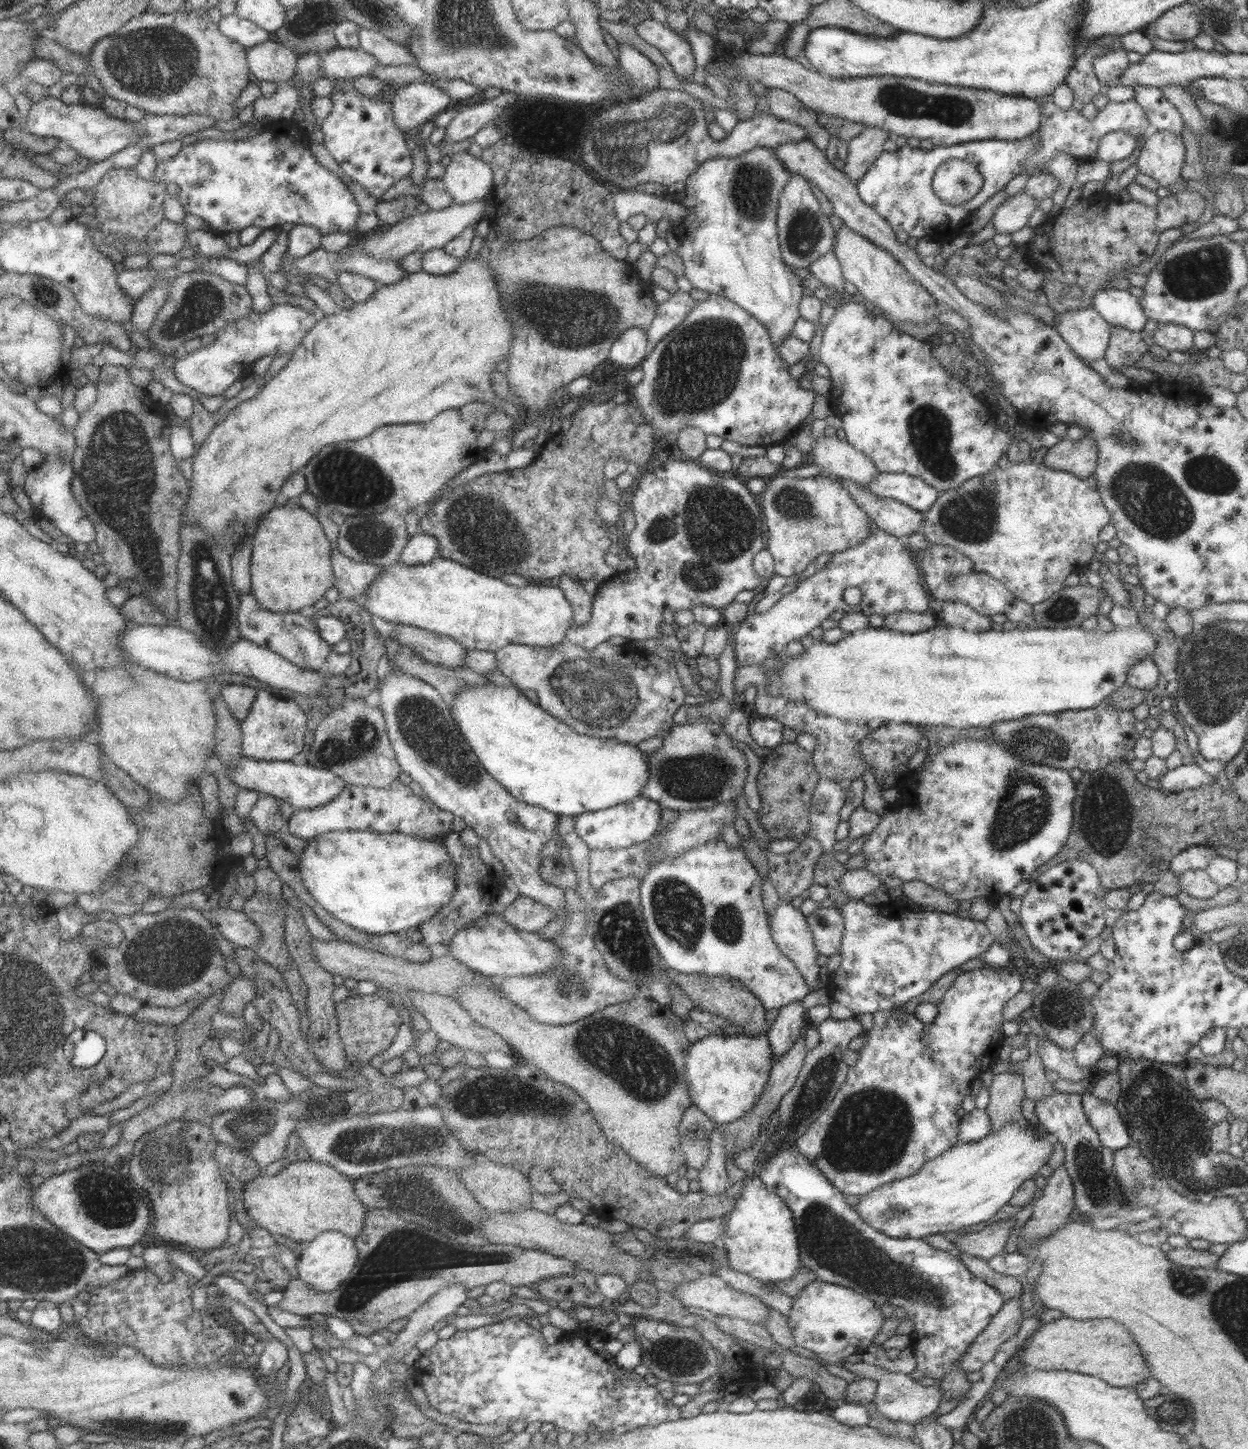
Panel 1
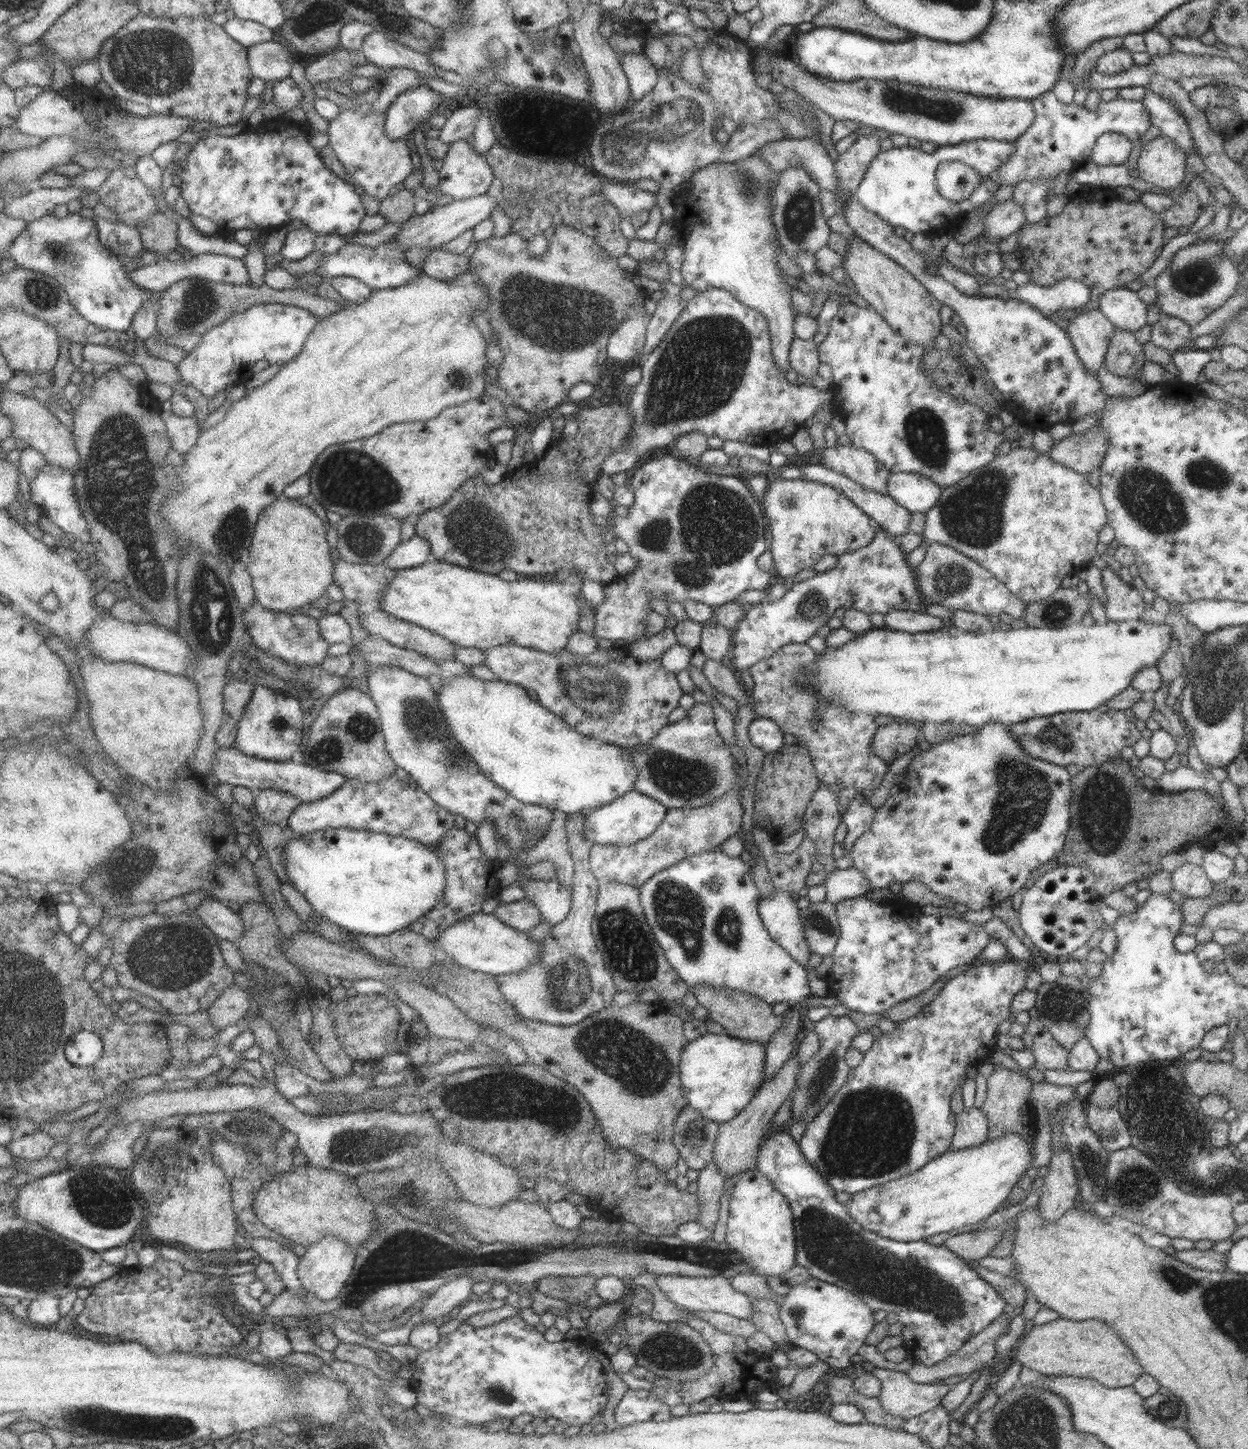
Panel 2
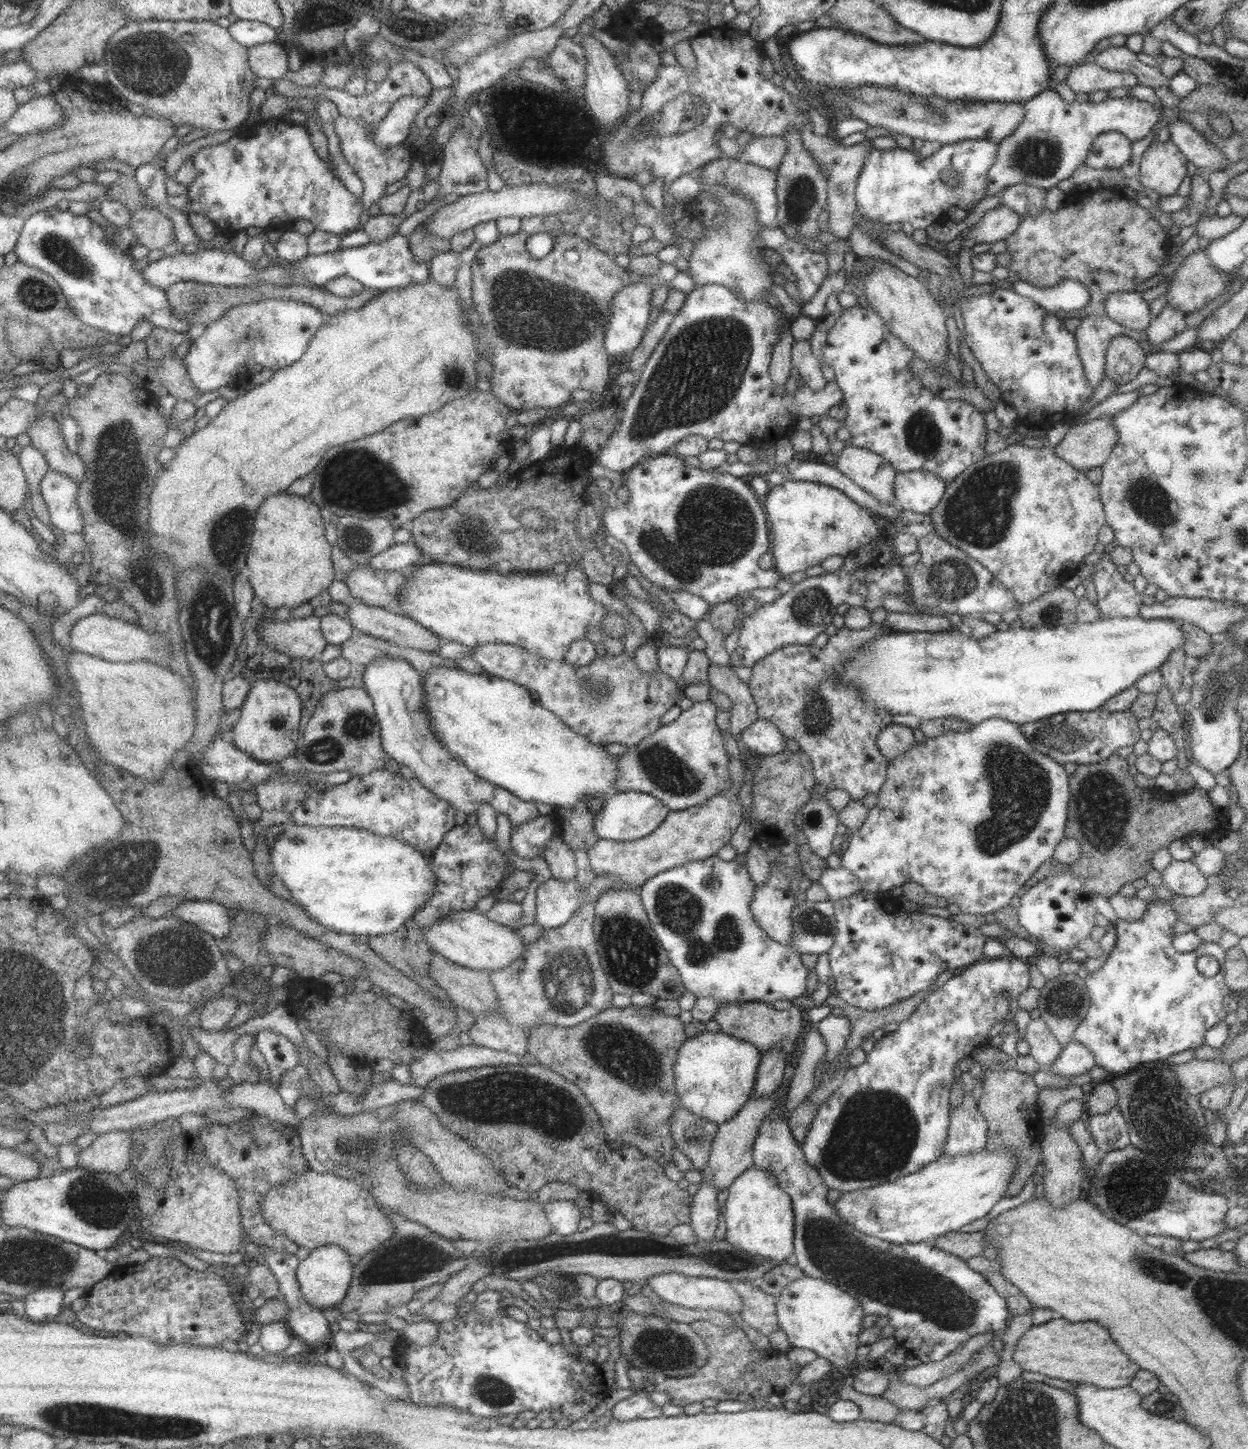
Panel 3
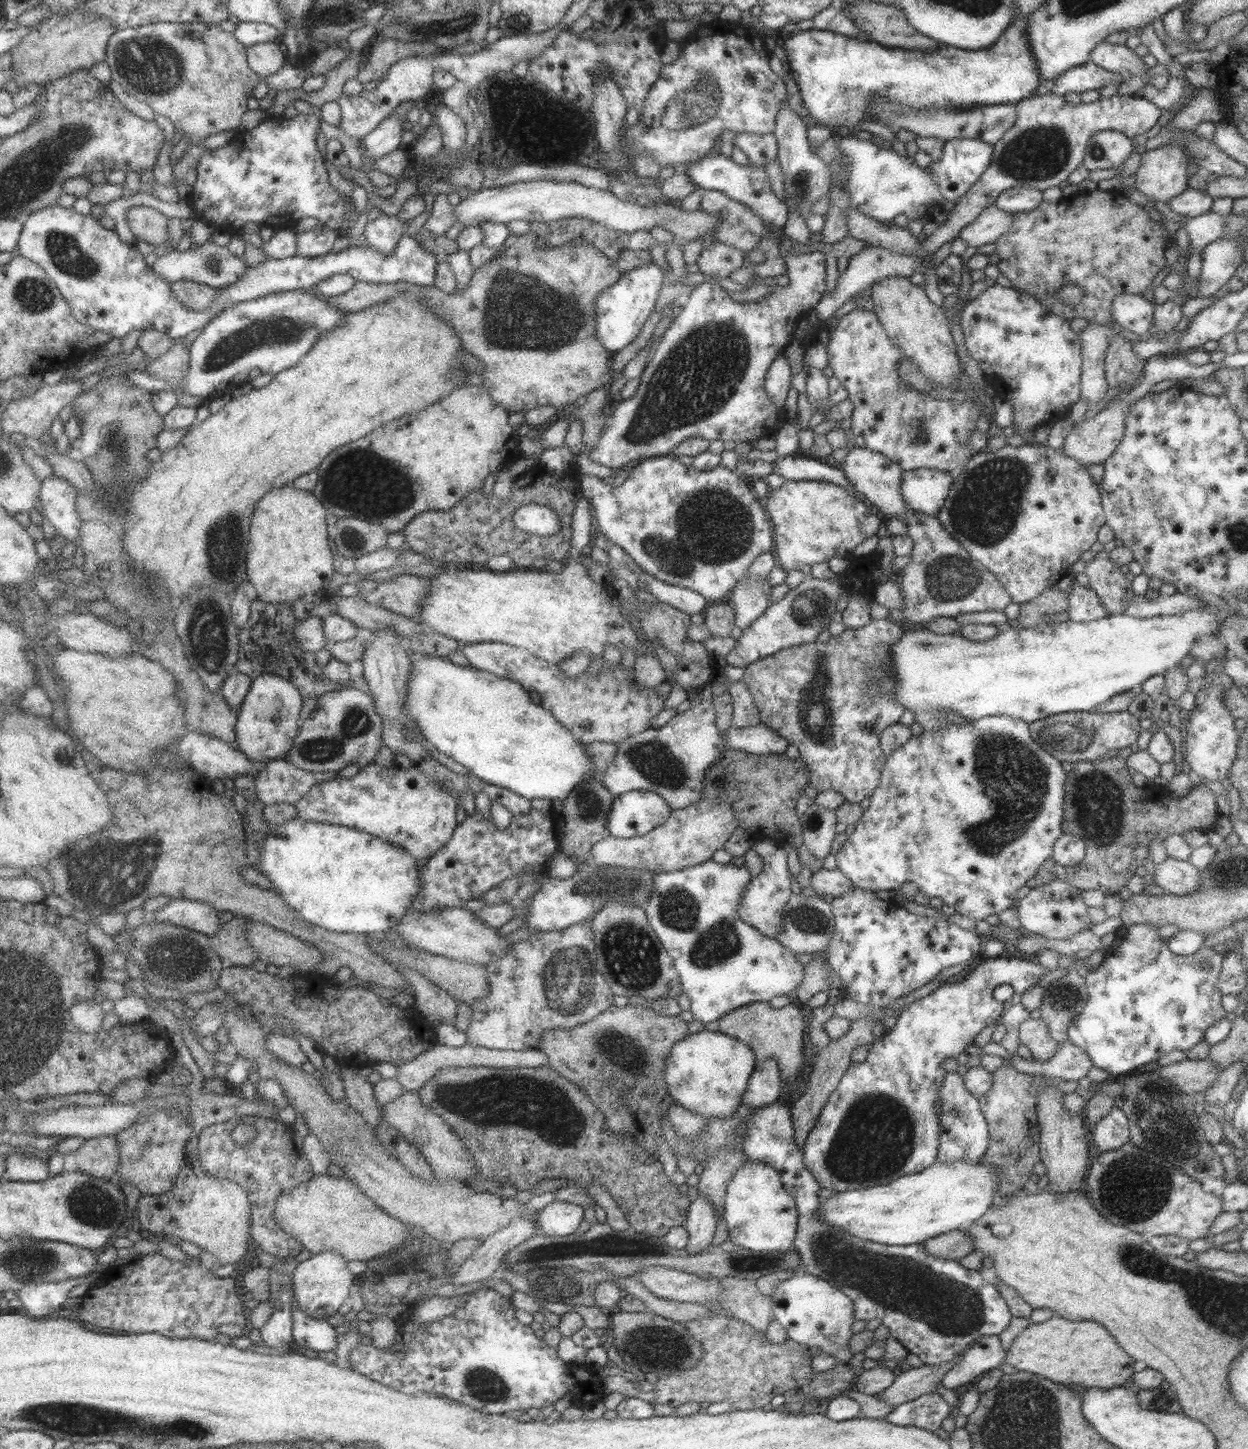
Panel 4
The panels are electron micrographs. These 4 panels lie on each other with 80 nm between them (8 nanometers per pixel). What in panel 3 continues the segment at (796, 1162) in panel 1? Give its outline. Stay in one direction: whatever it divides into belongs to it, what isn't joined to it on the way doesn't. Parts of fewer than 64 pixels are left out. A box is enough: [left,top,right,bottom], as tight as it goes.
[751,1108,1008,1363]

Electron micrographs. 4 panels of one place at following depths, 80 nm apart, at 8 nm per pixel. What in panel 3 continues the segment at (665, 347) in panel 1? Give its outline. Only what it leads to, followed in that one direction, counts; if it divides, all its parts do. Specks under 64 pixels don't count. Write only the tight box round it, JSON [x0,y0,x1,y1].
[594,284,843,472]

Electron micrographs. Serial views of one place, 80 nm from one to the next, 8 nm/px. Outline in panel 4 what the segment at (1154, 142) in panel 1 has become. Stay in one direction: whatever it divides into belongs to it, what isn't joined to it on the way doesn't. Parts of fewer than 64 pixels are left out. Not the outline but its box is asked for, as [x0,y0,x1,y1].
[1133,144,1189,202]

